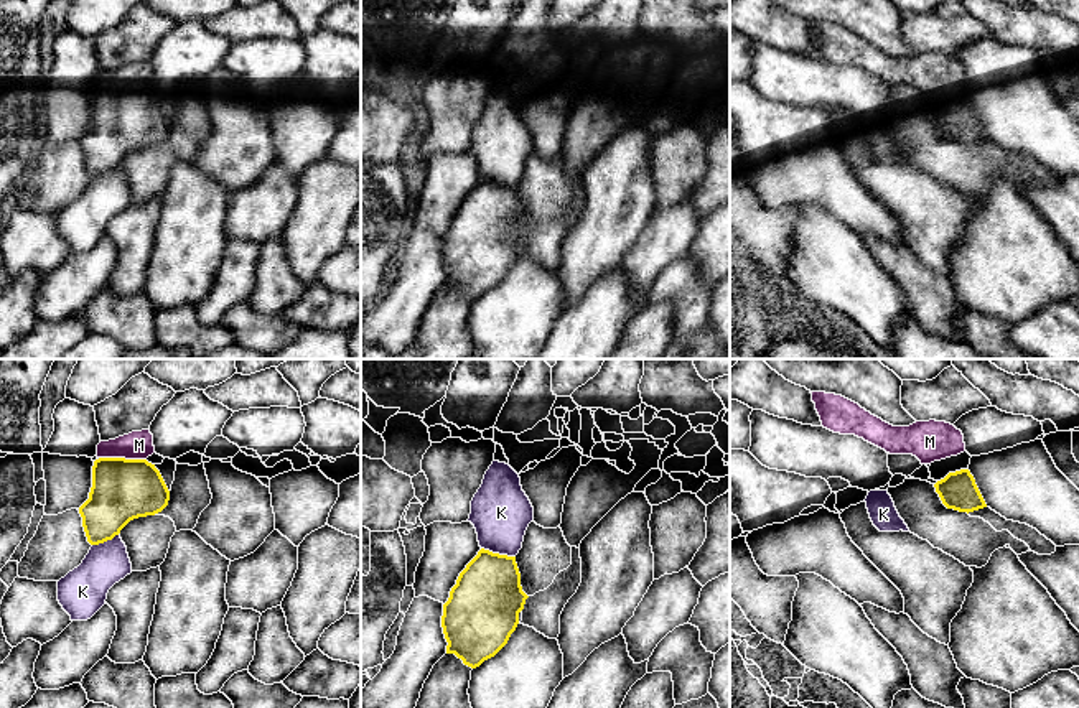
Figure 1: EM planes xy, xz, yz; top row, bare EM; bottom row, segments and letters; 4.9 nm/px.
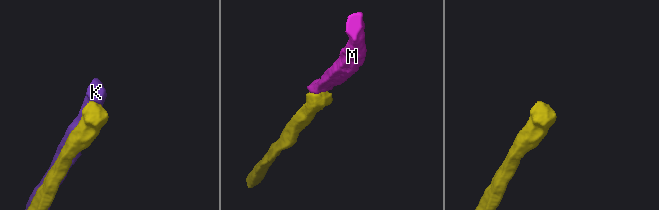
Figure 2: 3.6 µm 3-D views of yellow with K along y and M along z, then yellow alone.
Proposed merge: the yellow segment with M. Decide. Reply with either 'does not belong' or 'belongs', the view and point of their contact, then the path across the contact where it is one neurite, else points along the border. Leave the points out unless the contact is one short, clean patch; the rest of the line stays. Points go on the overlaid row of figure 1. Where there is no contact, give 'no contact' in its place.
belongs; contact xy (122, 458); way xy (122, 489), (122, 458), (139, 445)

